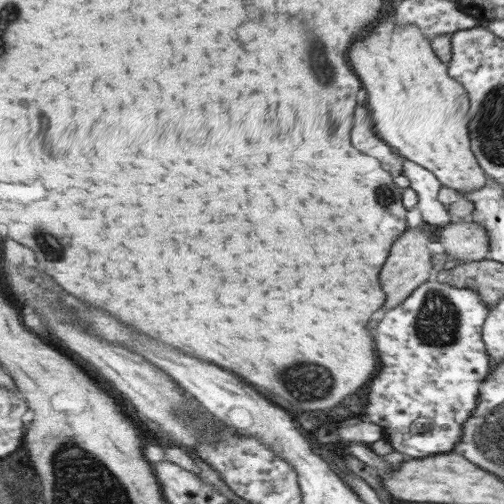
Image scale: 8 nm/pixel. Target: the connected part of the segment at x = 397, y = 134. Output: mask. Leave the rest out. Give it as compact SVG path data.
M389 13L387 20L383 18L377 22L377 26L373 26L373 30L367 30L363 38L353 42L353 50L349 50L349 64L353 66L363 90L366 90L365 100L375 131L397 154L431 172L440 186L451 188L459 194L473 192L485 184L484 170L477 164L467 136L469 104L465 90L455 78L449 78L446 64L433 51L432 44L421 34L419 26L397 26Z

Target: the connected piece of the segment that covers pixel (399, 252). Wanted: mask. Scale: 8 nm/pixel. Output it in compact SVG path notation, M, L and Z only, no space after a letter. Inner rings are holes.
M406 228L401 236L391 244L389 256L385 258L385 264L381 266L379 272L379 282L385 292L385 306L383 308L393 308L401 301L405 301L412 295L412 292L419 289L421 284L429 278L431 274L431 254L427 250L427 244L431 242L429 230L423 228Z

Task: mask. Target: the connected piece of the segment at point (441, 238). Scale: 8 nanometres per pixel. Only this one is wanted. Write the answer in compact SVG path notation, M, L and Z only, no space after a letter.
M473 221L445 223L438 230L437 243L441 244L449 258L459 260L459 264L481 261L487 257L491 248L484 226Z

